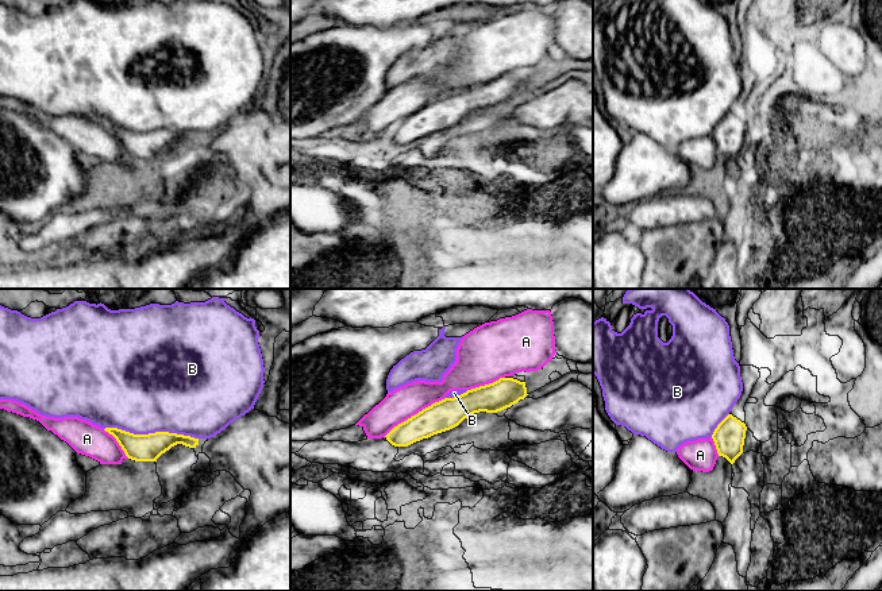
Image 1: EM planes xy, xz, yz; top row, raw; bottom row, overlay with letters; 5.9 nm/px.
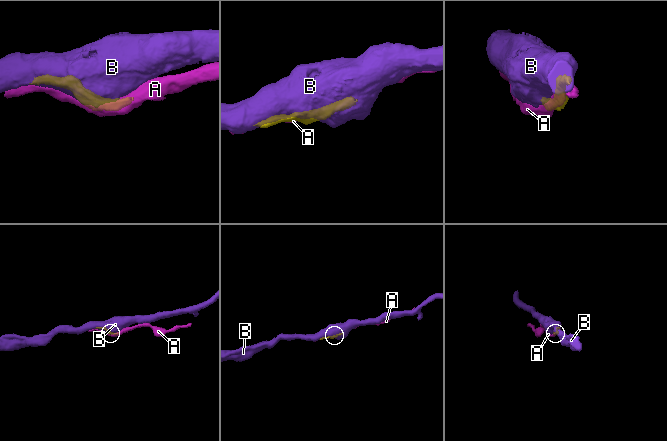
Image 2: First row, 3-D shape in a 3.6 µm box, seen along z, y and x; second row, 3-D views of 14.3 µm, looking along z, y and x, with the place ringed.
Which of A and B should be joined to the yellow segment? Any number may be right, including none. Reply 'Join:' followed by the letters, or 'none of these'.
Join: none of these

